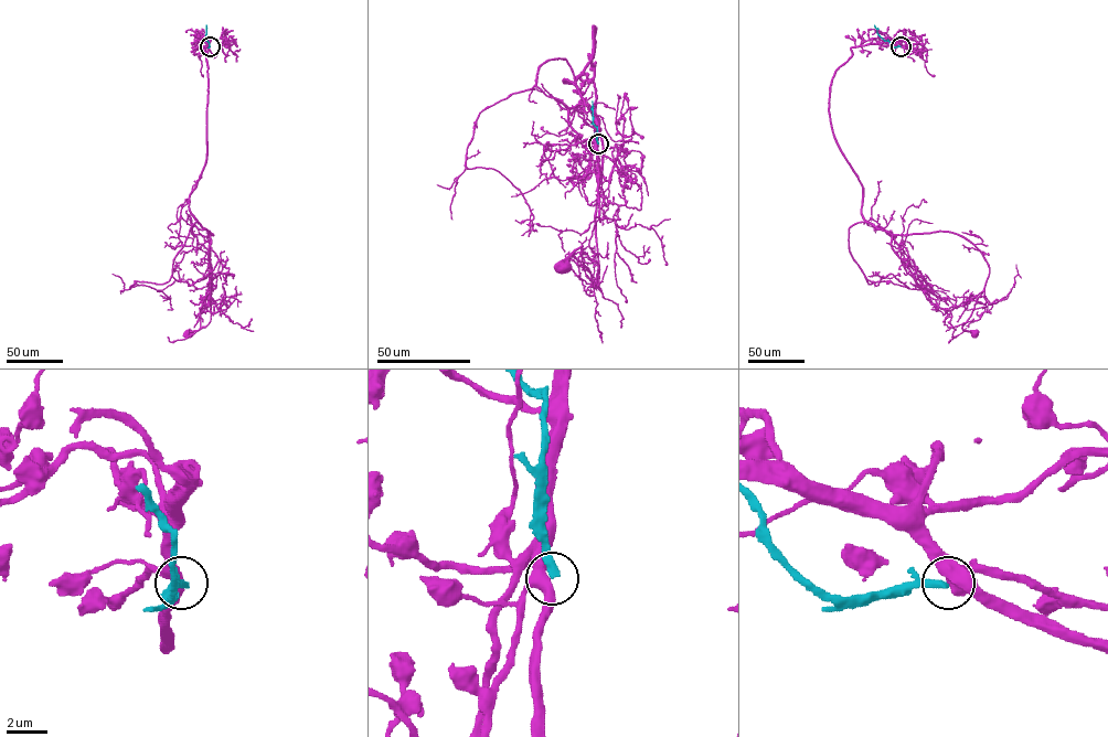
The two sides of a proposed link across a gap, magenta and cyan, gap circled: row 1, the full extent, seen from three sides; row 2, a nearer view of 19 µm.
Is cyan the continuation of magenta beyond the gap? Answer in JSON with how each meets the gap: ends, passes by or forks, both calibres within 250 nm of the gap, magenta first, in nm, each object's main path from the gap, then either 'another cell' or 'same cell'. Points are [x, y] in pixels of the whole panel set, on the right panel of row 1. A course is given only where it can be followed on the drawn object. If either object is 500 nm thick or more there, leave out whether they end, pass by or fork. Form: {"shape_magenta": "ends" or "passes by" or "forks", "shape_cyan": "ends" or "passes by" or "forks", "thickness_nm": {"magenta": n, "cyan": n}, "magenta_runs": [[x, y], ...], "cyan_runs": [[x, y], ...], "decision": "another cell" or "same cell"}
{"thickness_nm": {"magenta": 500, "cyan": 360}, "magenta_runs": [[901, 46], [851, 49], [831, 127], [865, 220], [982, 254], [962, 327], [976, 333]], "cyan_runs": [[899, 46], [893, 46], [884, 40], [874, 25]], "decision": "another cell"}

